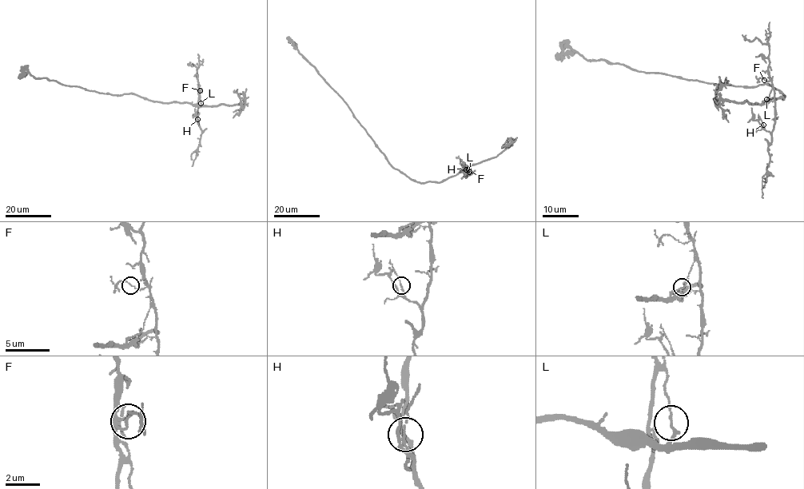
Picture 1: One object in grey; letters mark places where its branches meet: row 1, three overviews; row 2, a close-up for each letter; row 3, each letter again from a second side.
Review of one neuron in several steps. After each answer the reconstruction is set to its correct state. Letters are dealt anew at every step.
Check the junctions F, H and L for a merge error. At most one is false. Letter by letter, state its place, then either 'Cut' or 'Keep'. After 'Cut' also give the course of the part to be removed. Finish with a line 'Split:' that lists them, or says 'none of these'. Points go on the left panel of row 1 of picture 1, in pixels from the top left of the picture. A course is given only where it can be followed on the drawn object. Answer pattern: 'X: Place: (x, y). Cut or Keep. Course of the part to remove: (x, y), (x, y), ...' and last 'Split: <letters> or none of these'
F: Place: (200, 90). Keep
H: Place: (197, 119). Keep
L: Place: (200, 103). Cut. Course of the part to remove: (200, 103), (199, 96), (197, 119), (202, 133), (192, 166)
Split: L

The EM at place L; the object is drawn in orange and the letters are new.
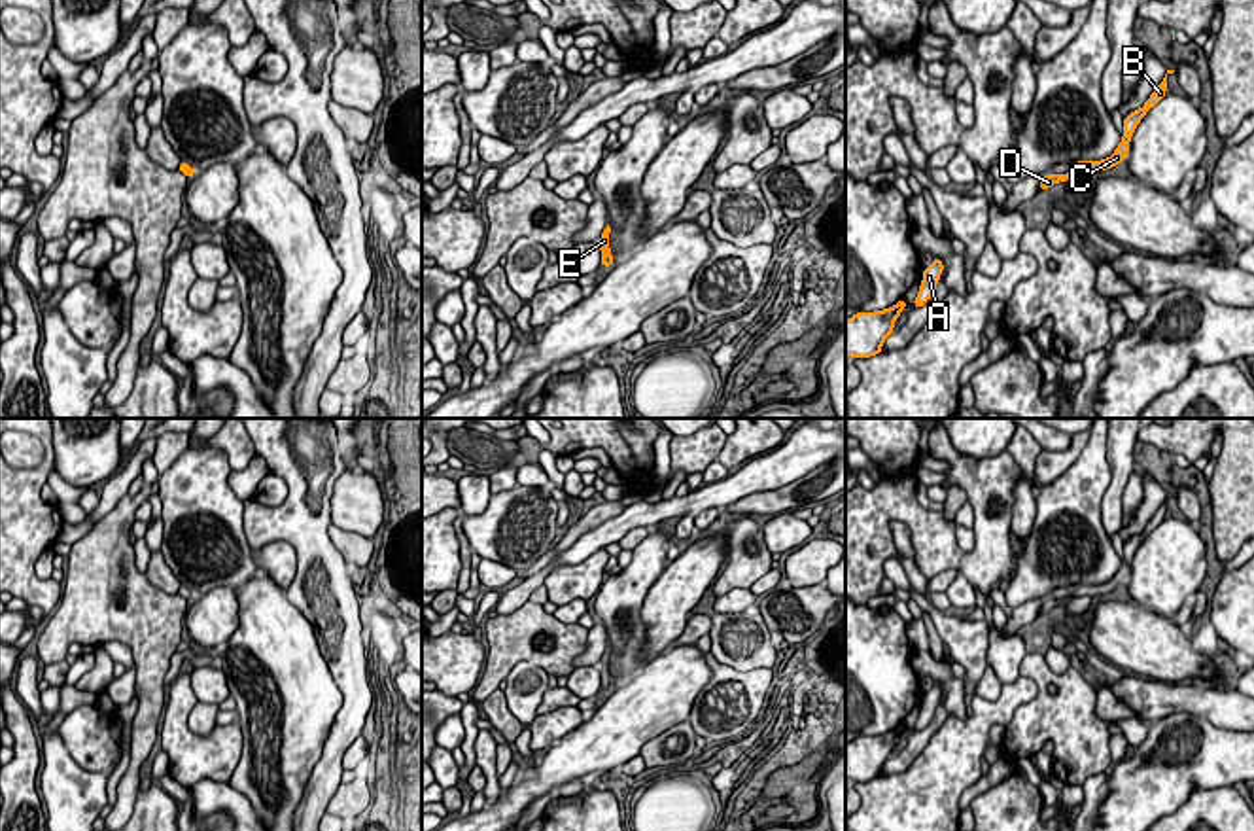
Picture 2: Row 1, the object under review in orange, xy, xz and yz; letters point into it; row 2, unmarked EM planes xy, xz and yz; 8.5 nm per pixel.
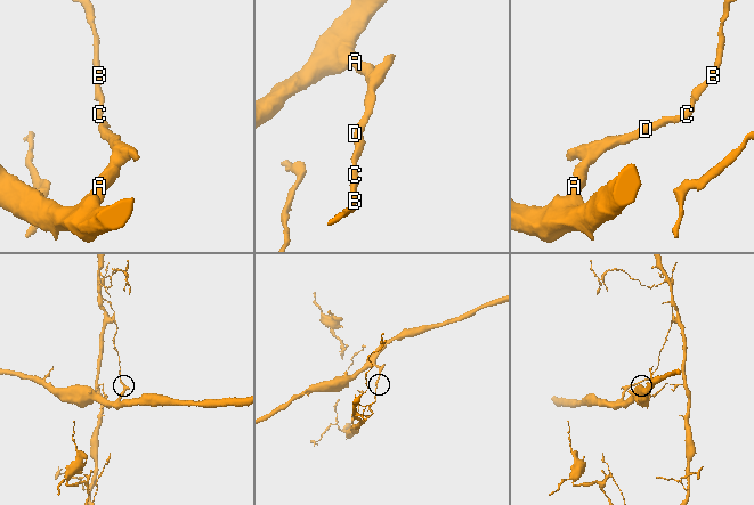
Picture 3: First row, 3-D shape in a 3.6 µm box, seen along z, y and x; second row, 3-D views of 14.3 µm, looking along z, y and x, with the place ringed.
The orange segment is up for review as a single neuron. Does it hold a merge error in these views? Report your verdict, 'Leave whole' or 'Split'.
Split

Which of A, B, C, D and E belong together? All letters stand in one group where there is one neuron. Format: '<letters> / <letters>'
A D / B C E

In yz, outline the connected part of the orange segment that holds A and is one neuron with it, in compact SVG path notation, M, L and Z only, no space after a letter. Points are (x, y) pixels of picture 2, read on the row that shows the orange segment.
M934 257L934 261L927 269L923 269L923 282L914 301L914 309L923 307L932 297L942 271L944 271L944 265L940 257Z

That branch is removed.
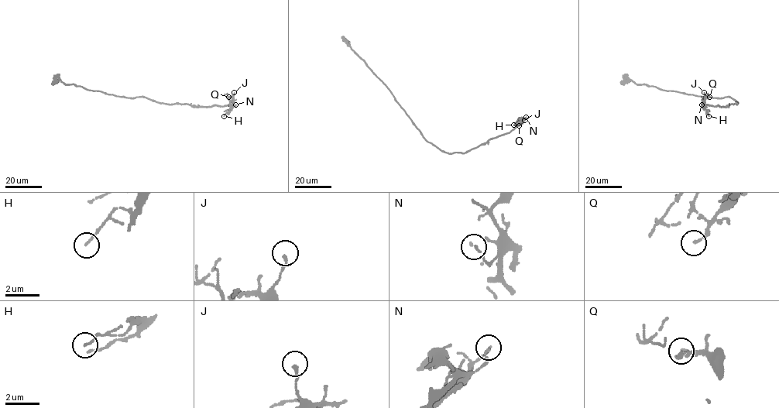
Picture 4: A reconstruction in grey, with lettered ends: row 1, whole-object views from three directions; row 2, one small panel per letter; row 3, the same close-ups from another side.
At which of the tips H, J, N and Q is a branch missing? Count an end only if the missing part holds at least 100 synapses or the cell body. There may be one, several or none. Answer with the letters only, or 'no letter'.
no letter

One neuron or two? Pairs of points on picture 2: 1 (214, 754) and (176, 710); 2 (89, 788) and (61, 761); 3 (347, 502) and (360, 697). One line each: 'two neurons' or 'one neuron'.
1: one neuron
2: one neuron
3: two neurons

